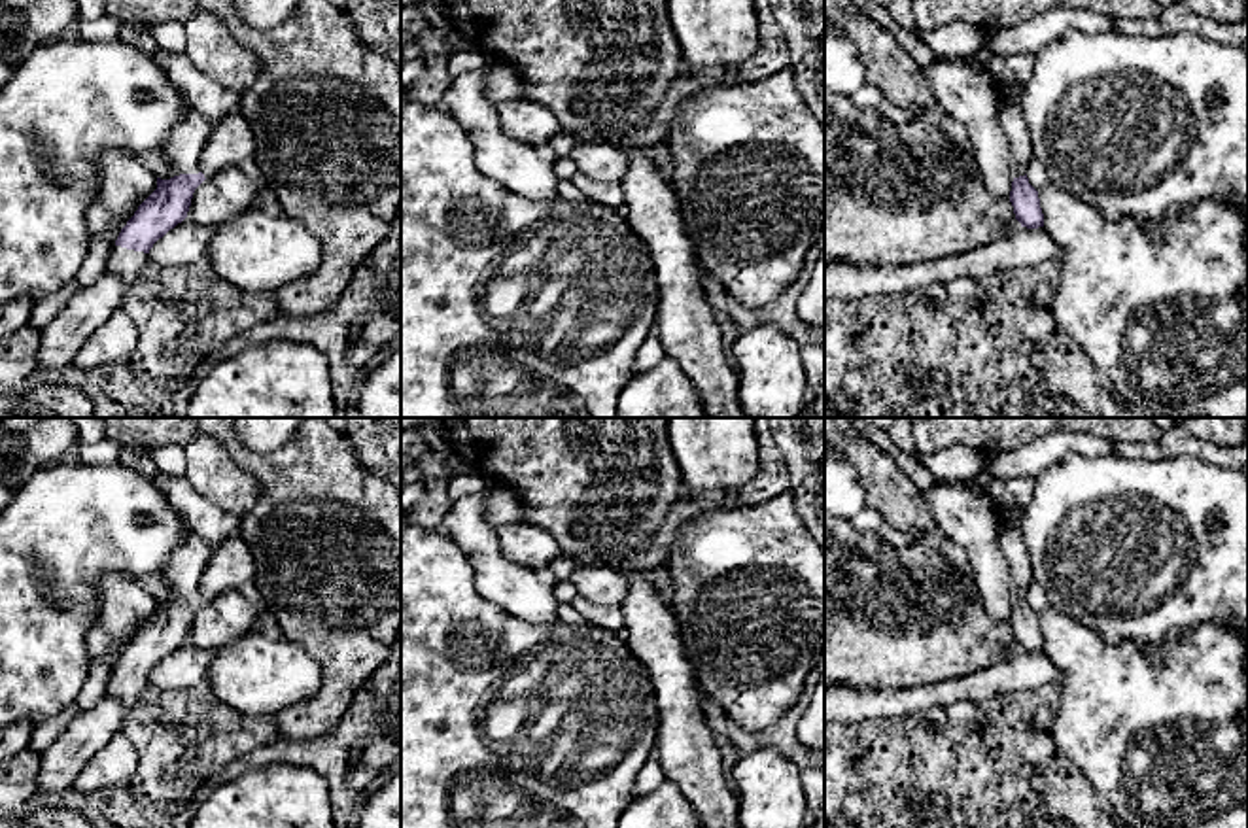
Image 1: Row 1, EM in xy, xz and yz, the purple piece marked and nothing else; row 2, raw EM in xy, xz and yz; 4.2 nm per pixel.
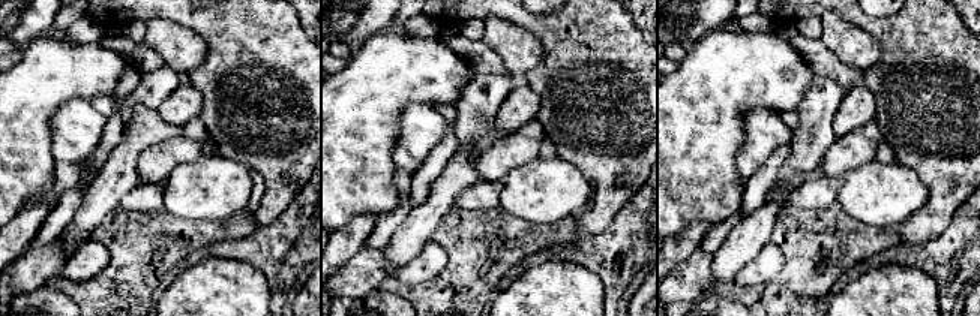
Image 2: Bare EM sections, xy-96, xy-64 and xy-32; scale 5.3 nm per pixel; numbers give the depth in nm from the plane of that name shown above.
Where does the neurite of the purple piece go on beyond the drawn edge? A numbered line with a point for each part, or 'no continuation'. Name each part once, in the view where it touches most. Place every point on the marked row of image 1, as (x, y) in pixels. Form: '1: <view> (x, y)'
1: xy (188, 137)
2: xy (127, 263)

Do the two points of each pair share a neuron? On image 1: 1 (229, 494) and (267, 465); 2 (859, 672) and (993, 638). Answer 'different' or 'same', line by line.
1: different
2: same

